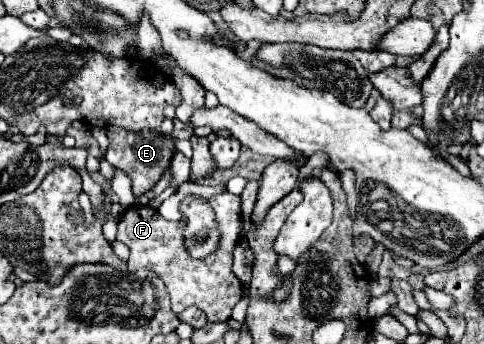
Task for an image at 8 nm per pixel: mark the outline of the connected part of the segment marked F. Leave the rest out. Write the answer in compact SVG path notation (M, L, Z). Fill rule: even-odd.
M224 190L222 194L210 196L206 200L216 214L216 226L220 230L220 244L218 248L202 260L190 256L184 244L184 222L170 222L164 220L158 210L150 206L130 206L118 220L118 240L130 248L128 270L134 272L138 268L150 268L158 276L164 278L164 284L172 298L172 312L182 314L188 306L198 306L206 312L208 322L228 320L232 308L242 298L242 282L232 272L232 252L240 240L240 226L242 226L242 198Z

